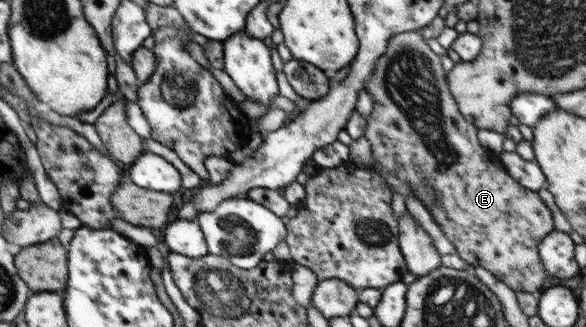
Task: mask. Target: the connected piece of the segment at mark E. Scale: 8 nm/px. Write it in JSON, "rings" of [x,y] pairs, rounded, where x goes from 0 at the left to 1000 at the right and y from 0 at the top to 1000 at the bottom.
{"rings":[[[713,95],[679,101],[666,113],[657,159],[643,180],[623,275],[638,306],[638,336],[625,358],[626,391],[619,416],[635,440],[638,498],[631,514],[642,502],[652,508],[659,541],[647,535],[669,590],[683,590],[689,609],[696,596],[717,609],[795,804],[824,813],[879,893],[920,899],[935,847],[922,795],[920,752],[945,700],[942,645],[915,584],[898,578],[863,532],[845,468],[819,446],[816,391],[785,349],[768,284],[753,171],[734,150]]]}

